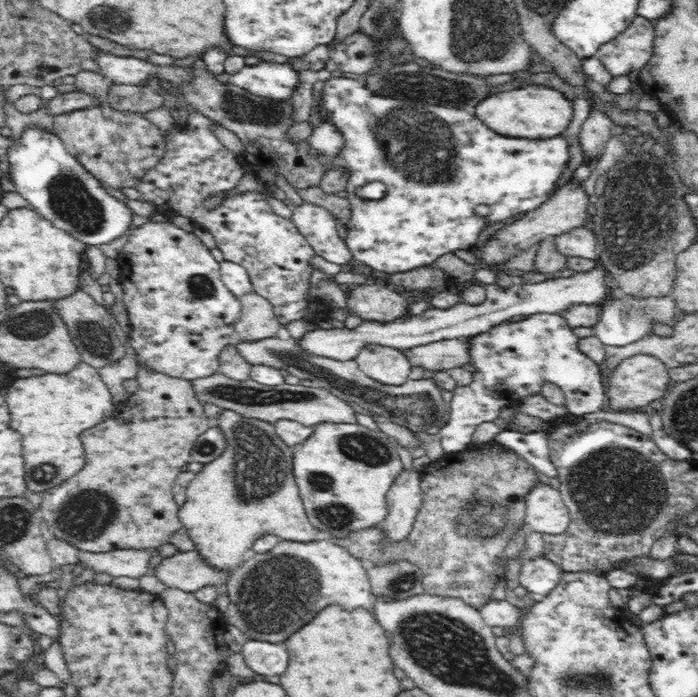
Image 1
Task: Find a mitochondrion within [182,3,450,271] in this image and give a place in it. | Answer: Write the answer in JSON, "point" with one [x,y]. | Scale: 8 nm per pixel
{"point":[244,109]}

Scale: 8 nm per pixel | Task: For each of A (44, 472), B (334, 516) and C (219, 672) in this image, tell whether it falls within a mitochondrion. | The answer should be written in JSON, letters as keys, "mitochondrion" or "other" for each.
{"A":"mitochondrion","B":"mitochondrion","C":"other"}

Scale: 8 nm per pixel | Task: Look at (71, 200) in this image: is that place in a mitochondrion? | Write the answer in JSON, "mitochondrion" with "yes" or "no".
{"mitochondrion":"yes"}

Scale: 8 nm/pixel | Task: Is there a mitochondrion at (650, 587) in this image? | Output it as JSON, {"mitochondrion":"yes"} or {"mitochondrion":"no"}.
{"mitochondrion":"no"}

